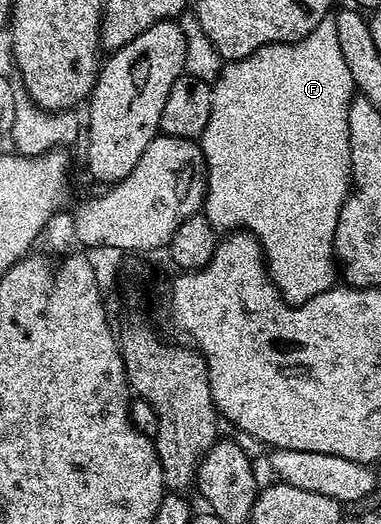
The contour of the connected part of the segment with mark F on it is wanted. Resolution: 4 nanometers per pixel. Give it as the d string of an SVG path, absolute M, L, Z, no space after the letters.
M329 17L324 19L306 37L302 37L298 41L294 41L293 43L271 43L262 49L258 49L254 53L250 53L246 57L225 62L220 71L220 75L217 76L215 82L211 84L211 88L212 100L210 101L210 121L206 121L206 129L201 133L198 140L200 151L204 154L204 170L206 172L206 186L204 188L204 205L202 213L212 222L212 226L216 228L217 232L231 233L241 229L251 231L252 236L256 238L259 250L262 252L262 263L268 272L268 278L271 279L272 284L280 291L280 296L282 296L284 302L287 303L288 306L301 307L303 303L309 303L311 299L318 297L318 293L329 291L337 280L338 260L334 254L336 249L334 233L336 232L336 226L338 225L340 210L342 209L344 202L348 200L348 192L352 186L352 158L350 157L350 149L352 146L350 145L350 129L348 128L348 110L350 109L350 105L354 98L354 88L352 85L352 78L350 77L350 69L346 69L346 60L342 57L342 49L338 49L338 31L336 29L335 18Z

